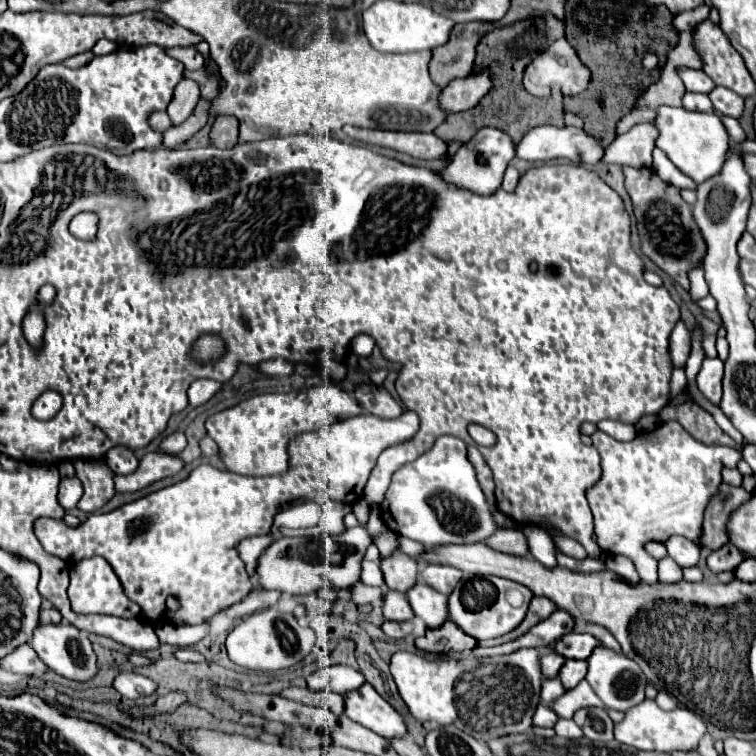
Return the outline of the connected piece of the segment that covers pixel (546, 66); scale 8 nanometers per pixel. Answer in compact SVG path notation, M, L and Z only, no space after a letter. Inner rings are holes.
M559 38L543 54L539 54L525 70L523 86L533 96L545 98L551 86L559 86L563 94L577 94L579 86L589 84L591 72L577 58L575 50L567 44L565 38Z

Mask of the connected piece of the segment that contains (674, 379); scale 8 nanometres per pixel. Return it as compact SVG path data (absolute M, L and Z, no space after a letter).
M683 368L673 370L673 374L671 374L671 398L677 398L679 394L683 394L685 386L687 386L685 370L683 370Z

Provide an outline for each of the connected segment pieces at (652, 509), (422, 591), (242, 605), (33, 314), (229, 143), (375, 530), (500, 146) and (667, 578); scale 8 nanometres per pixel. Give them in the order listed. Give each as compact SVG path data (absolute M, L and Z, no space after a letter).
M663 422L655 430L641 432L631 442L619 442L601 430L591 434L591 440L601 456L601 478L586 492L589 508L595 518L597 544L603 552L623 554L631 558L641 580L653 584L657 582L657 560L643 550L643 544L651 540L665 542L673 534L685 536L699 544L703 510L709 498L717 494L717 488L721 484L721 468L735 468L741 460L741 452L729 446L703 444L695 440L679 422Z
M417 582L409 592L407 600L415 612L415 616L423 618L429 628L437 628L447 620L447 596L437 594L431 586L425 586L425 582Z
M253 588L251 594L241 600L239 604L233 604L229 610L229 616L243 616L243 614L253 614L257 610L263 610L263 608L269 608L273 606L277 600L279 600L281 592L277 590L263 590L263 588Z
M31 308L31 312L23 320L23 332L25 332L27 342L37 348L41 344L43 330L45 330L45 322L41 316L41 308Z
M229 116L229 118L215 118L209 138L211 138L211 146L217 148L233 148L237 144L237 128L239 128L239 120Z
M373 508L373 510L371 510L371 516L369 516L369 526L367 526L367 530L369 530L371 538L375 538L375 534L379 534L383 528L385 528L385 524L381 522L379 508Z
M481 128L469 142L465 142L457 150L457 154L451 158L447 168L439 172L439 176L451 186L457 186L461 190L471 190L473 194L489 196L501 188L503 172L507 164L513 160L513 156L515 156L515 144L505 132L497 128Z
M669 556L659 560L659 582L679 582L683 578L681 574L681 566L677 566L677 562L673 562Z

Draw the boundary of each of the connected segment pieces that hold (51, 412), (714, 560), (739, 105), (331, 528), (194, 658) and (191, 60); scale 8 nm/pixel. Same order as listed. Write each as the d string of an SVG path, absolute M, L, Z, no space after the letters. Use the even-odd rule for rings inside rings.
M45 392L33 406L33 414L41 416L43 420L53 418L57 414L57 410L61 408L61 396L59 392Z
M725 544L721 546L721 550L715 550L713 554L709 554L707 558L707 566L711 572L719 574L719 572L725 572L725 570L733 570L735 566L739 566L743 562L743 556L741 552L731 546L731 544Z
M717 86L717 88L713 88L709 92L709 98L711 98L715 110L721 110L727 116L739 118L743 114L743 98L737 96L733 90L727 90L727 88Z
M323 502L323 516L319 522L319 532L321 534L341 534L345 530L343 518L345 514L351 512L349 504L339 504L339 502Z
M179 648L179 650L175 652L175 656L177 656L181 662L203 662L203 660L205 660L197 650L191 650L191 648Z
M175 46L173 50L165 48L165 52L167 52L171 58L181 60L189 72L199 70L199 68L203 66L203 56L201 56L195 48L191 48L191 46Z

